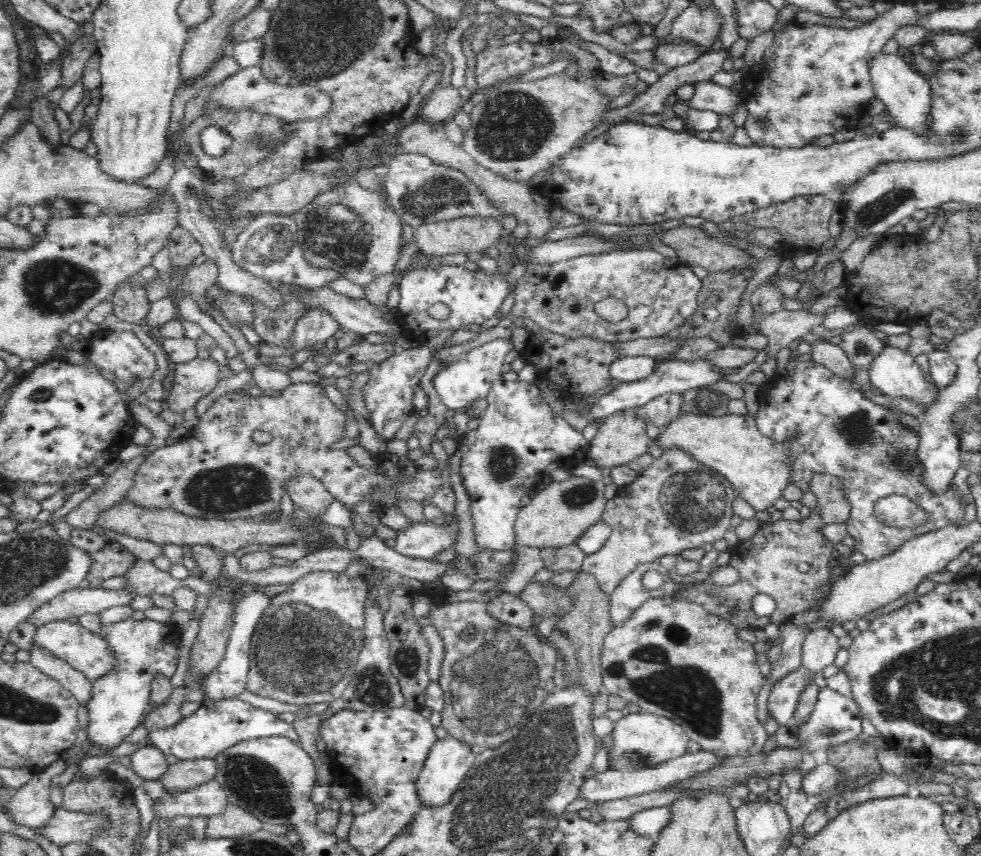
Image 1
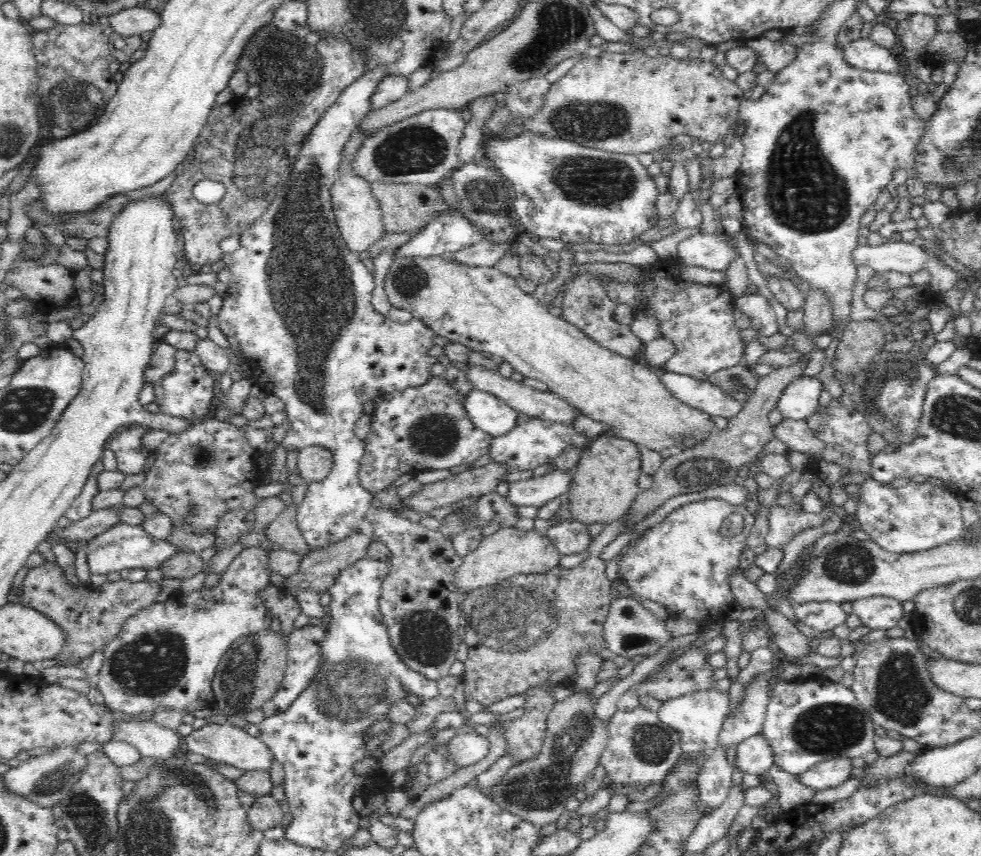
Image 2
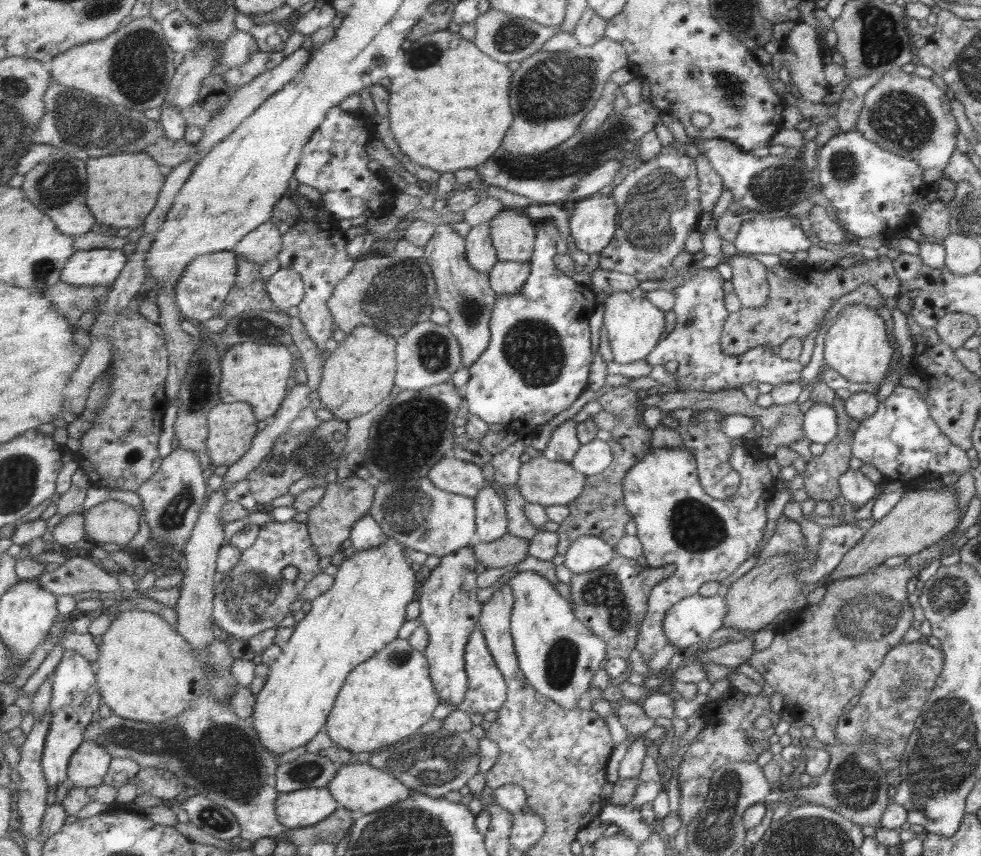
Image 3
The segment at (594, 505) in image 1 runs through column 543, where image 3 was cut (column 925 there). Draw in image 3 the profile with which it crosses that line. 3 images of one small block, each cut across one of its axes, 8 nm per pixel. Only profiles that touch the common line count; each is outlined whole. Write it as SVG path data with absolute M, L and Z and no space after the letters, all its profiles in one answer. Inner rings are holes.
M941 485L938 489L919 487L913 490L912 494L899 499L883 518L874 521L873 525L863 532L861 539L841 557L839 564L830 572L825 584L835 579L863 574L873 566L881 565L881 562L890 556L909 556L921 552L953 530L959 522L959 515L956 492L950 485Z

